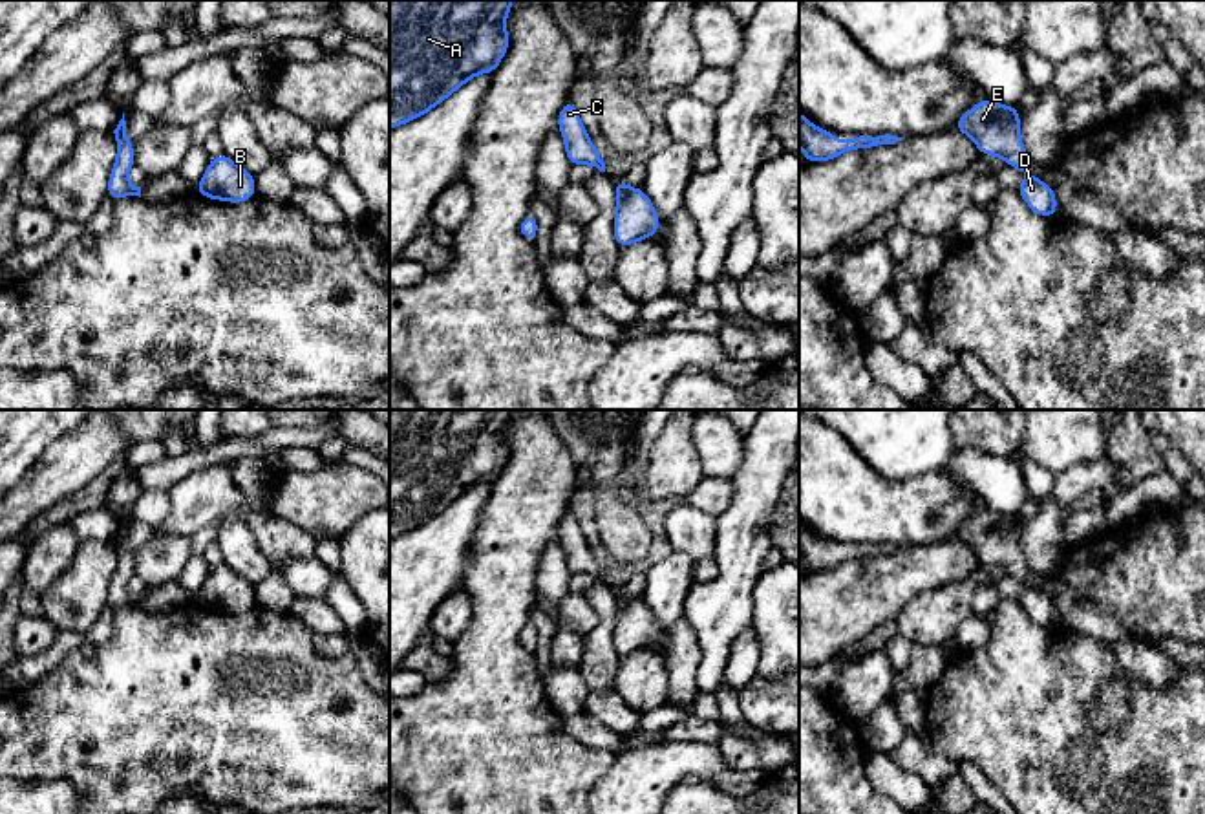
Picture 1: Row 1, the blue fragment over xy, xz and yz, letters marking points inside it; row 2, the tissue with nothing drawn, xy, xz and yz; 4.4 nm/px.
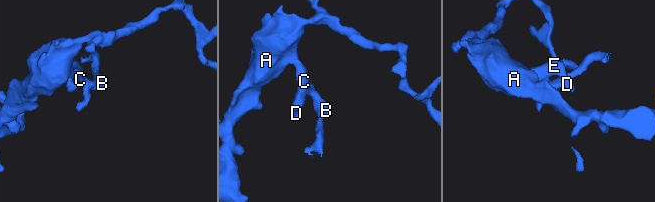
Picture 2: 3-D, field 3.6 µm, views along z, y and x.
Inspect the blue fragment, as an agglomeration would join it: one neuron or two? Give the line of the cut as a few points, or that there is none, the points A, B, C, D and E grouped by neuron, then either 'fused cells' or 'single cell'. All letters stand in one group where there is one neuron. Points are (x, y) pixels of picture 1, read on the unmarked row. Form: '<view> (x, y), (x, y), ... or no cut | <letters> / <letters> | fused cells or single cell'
no cut | A B C D E | single cell

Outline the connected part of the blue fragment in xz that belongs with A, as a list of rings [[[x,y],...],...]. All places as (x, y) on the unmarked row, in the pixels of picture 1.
[[[389,410],[389,538],[428,523],[466,490],[494,483],[508,459],[505,430],[514,410]]]

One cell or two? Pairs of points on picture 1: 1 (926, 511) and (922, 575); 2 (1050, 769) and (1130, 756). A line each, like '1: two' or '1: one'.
1: two
2: one

